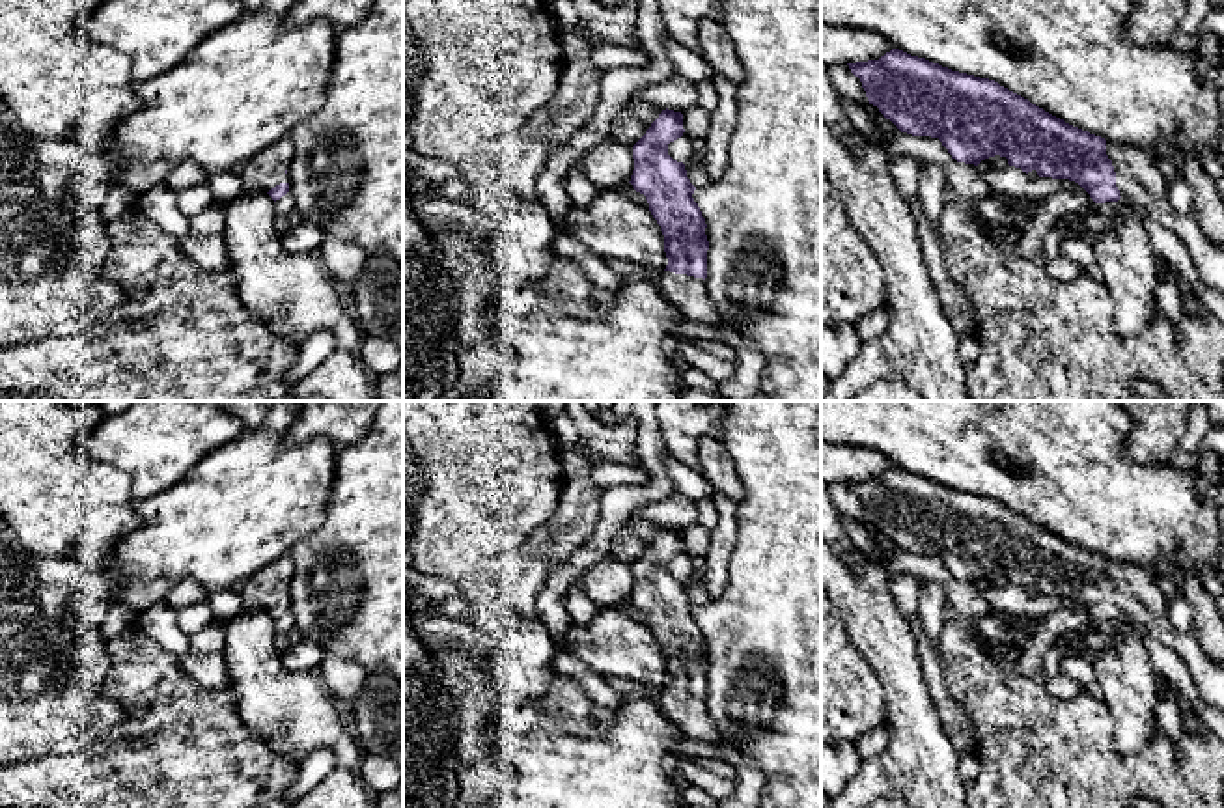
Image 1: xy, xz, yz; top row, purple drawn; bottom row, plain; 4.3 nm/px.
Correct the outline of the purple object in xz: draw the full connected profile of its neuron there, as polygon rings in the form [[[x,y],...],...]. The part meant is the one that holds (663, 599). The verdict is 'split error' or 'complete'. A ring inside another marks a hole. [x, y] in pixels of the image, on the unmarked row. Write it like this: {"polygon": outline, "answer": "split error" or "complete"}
{"polygon": [[[662,528],[633,564],[631,603],[644,612],[664,653],[668,683],[657,692],[664,717],[681,730],[685,741],[718,743],[720,735],[707,713],[705,636],[692,612],[683,580],[668,573],[668,562],[681,556],[683,532]]], "answer": "split error"}

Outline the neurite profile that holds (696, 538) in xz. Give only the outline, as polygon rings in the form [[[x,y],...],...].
[[[698,521],[692,522],[687,530],[683,530],[683,554],[703,560],[709,547],[711,532],[702,526]]]

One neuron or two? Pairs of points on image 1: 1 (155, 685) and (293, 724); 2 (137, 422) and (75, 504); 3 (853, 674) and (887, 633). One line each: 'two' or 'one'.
1: two
2: two
3: two

